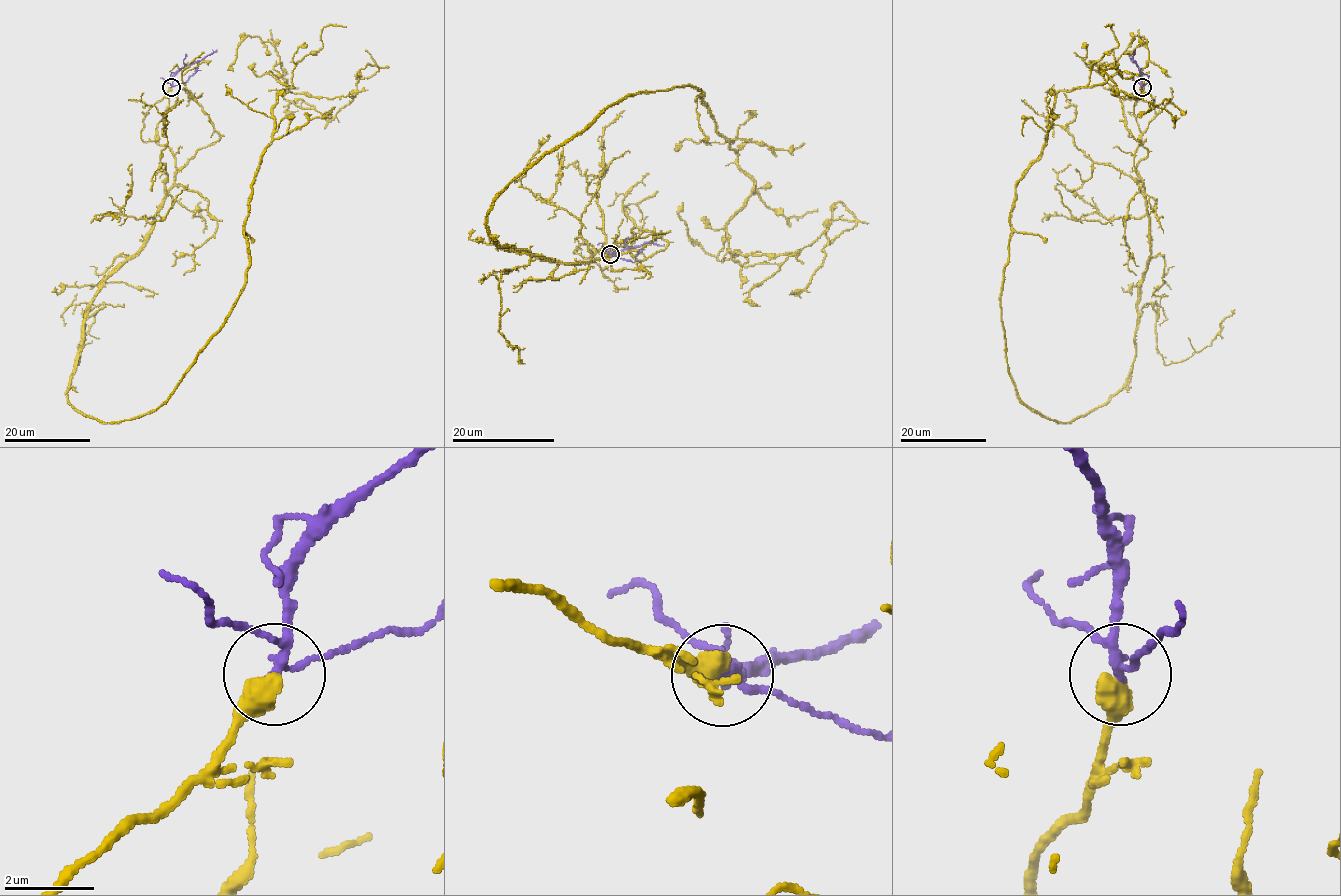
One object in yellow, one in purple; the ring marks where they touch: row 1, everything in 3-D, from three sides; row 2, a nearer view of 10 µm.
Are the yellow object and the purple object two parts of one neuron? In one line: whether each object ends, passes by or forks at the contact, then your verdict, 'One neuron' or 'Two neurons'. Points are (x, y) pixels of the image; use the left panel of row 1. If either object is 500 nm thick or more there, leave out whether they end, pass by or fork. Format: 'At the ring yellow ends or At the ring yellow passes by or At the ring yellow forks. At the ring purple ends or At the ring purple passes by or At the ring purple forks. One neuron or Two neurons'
One neuron

